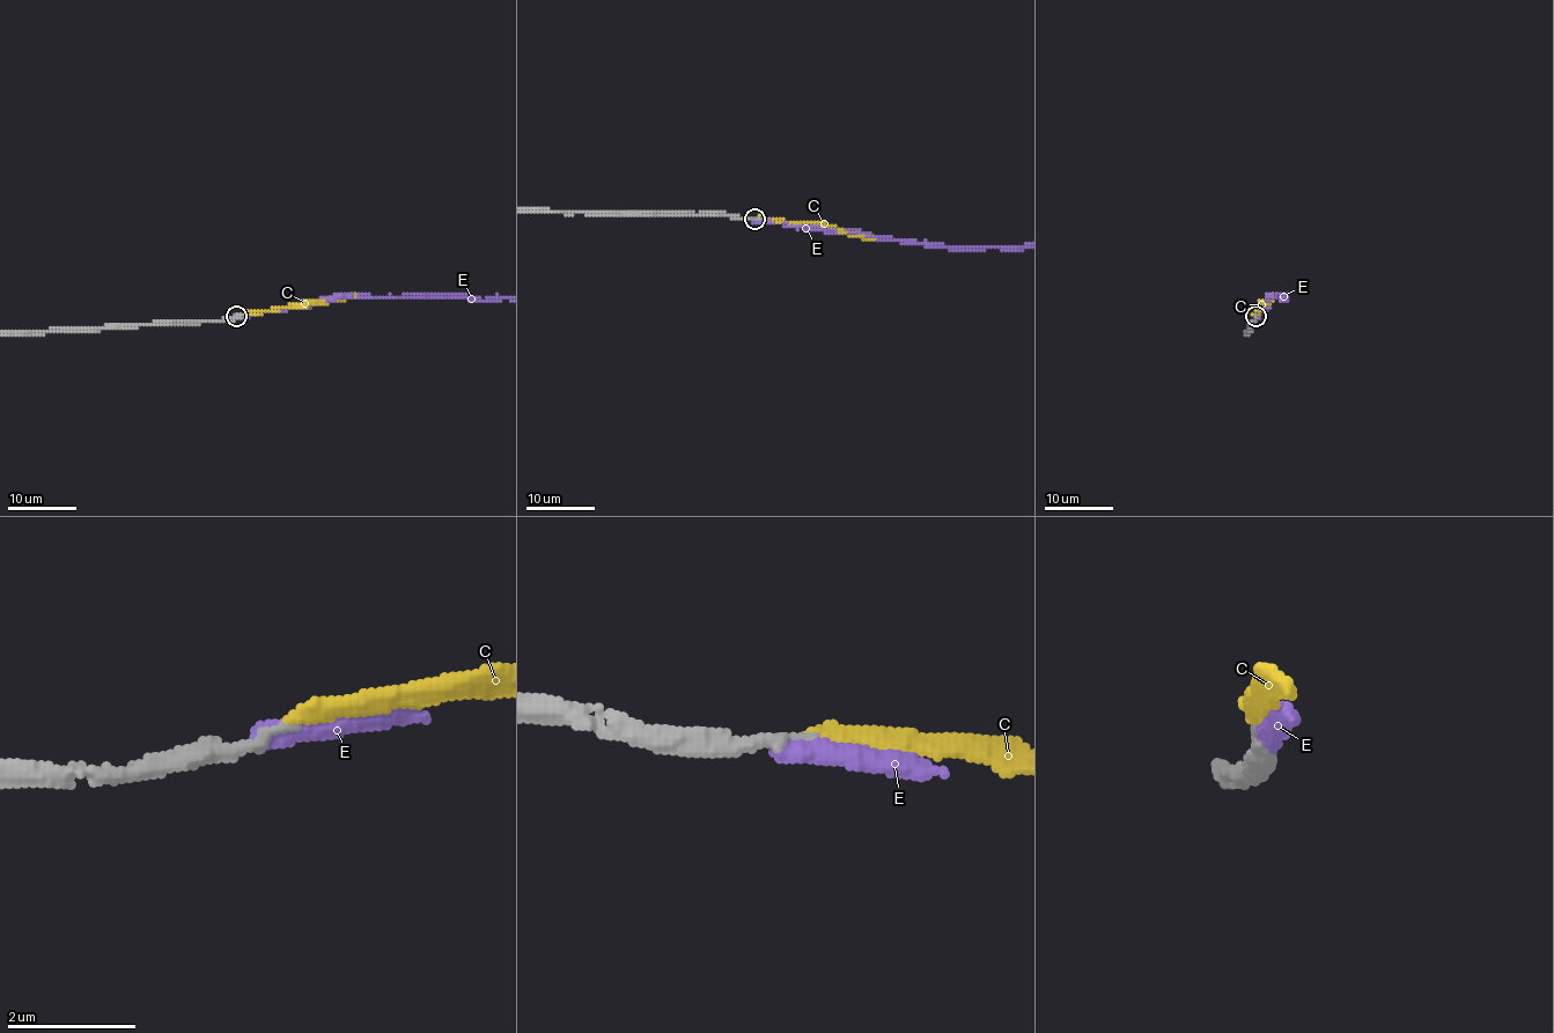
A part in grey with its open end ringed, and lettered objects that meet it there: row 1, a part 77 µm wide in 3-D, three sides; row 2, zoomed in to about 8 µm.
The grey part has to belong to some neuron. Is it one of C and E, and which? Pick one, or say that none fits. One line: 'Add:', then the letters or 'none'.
Add: E

